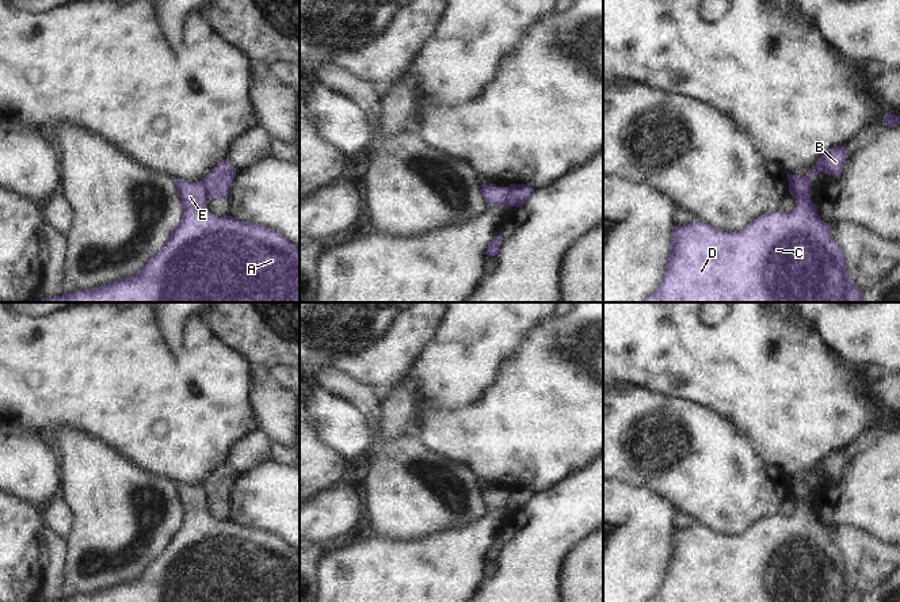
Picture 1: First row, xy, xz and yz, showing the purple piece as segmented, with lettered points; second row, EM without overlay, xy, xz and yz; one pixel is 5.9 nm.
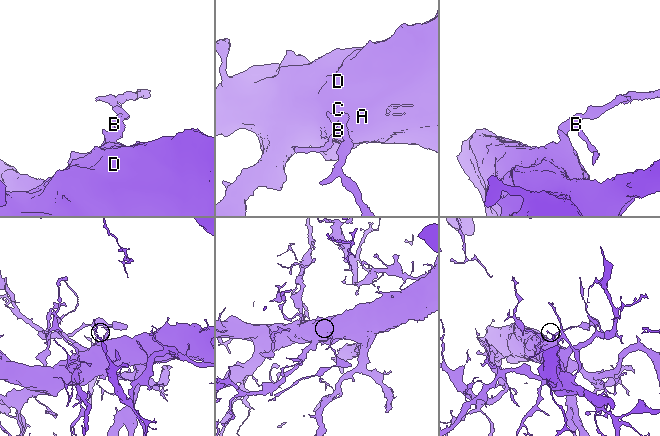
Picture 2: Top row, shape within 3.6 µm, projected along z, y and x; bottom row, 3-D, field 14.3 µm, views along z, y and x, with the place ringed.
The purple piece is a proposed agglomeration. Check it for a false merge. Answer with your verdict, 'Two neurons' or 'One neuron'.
Two neurons

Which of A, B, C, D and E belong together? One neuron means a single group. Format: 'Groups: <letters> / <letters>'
Groups: A C D E / B

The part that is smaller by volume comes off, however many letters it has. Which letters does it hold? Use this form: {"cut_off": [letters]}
{"cut_off": ["B"]}

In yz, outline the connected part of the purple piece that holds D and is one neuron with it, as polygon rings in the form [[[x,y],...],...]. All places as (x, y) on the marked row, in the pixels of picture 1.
[[[806,195],[797,199],[797,207],[793,213],[779,213],[778,210],[766,213],[754,220],[741,232],[722,232],[698,220],[687,226],[675,226],[671,233],[671,249],[667,256],[661,283],[642,302],[862,302],[862,296],[863,292],[857,287],[846,271],[846,259],[830,233],[830,224],[820,218],[817,206],[813,203],[811,195]]]

